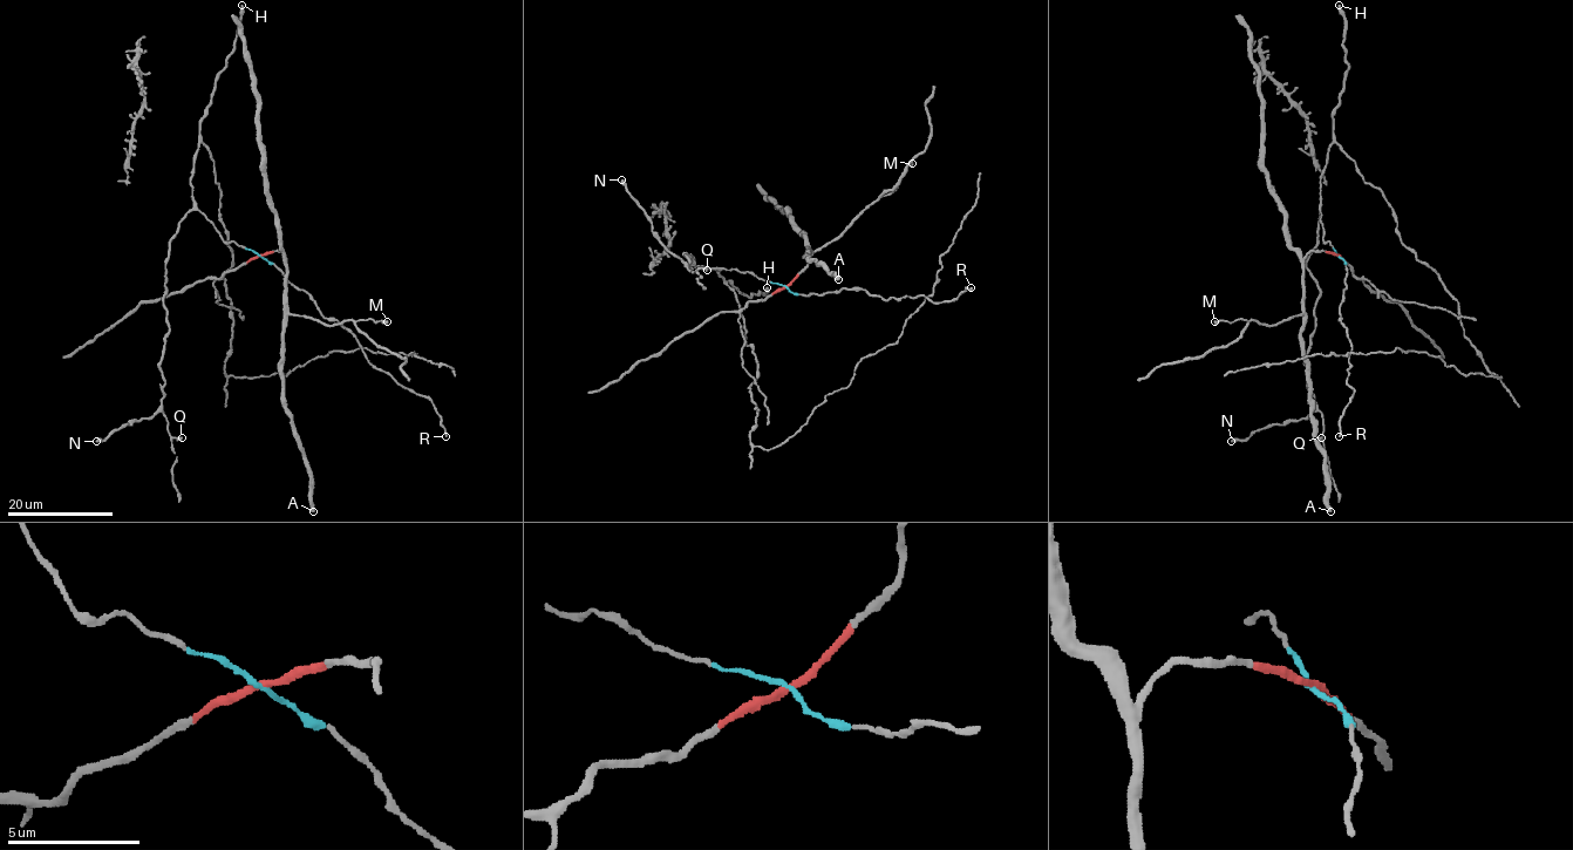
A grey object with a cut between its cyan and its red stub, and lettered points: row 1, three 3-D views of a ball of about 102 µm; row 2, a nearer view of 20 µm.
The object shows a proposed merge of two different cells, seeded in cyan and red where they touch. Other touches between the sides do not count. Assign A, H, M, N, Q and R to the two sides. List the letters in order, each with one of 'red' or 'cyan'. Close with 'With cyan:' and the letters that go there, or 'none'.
A: red
H: cyan
M: red
N: cyan
Q: cyan
R: cyan
With cyan: H, N, Q, R

